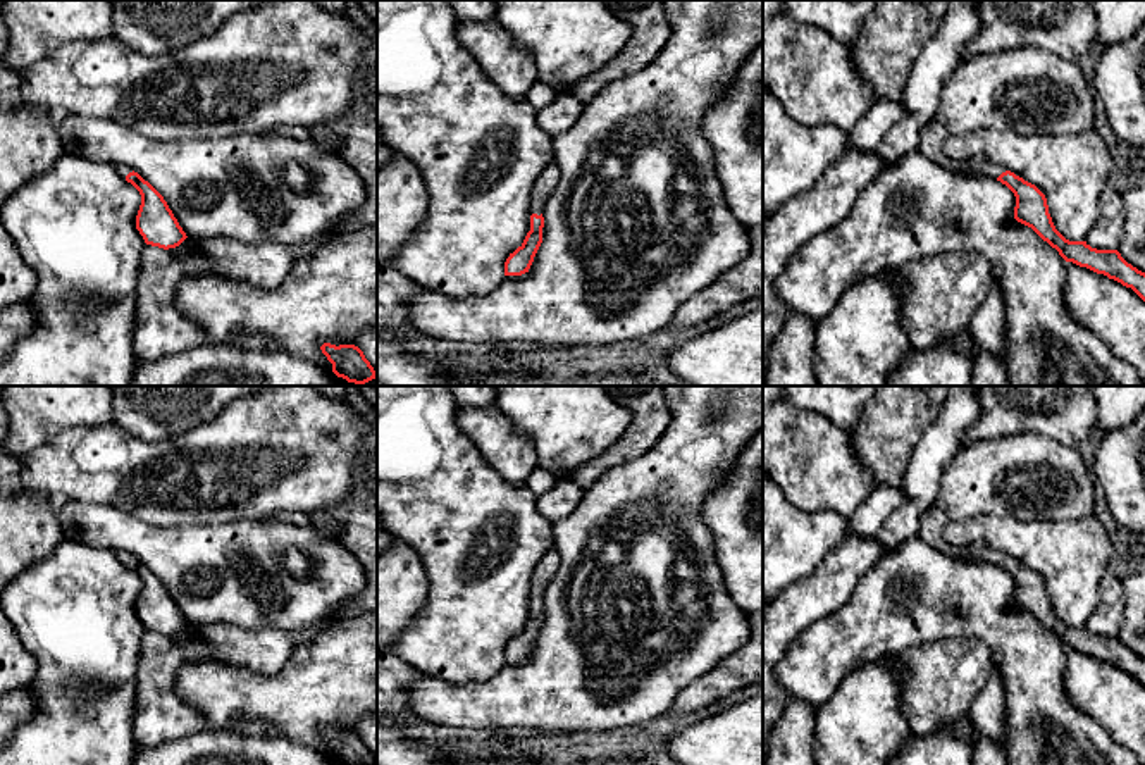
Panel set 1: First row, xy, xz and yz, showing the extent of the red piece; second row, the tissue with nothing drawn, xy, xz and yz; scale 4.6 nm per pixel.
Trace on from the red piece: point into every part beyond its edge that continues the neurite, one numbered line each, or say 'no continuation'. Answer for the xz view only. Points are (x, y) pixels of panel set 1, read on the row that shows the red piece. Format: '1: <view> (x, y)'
1: xz (546, 181)

